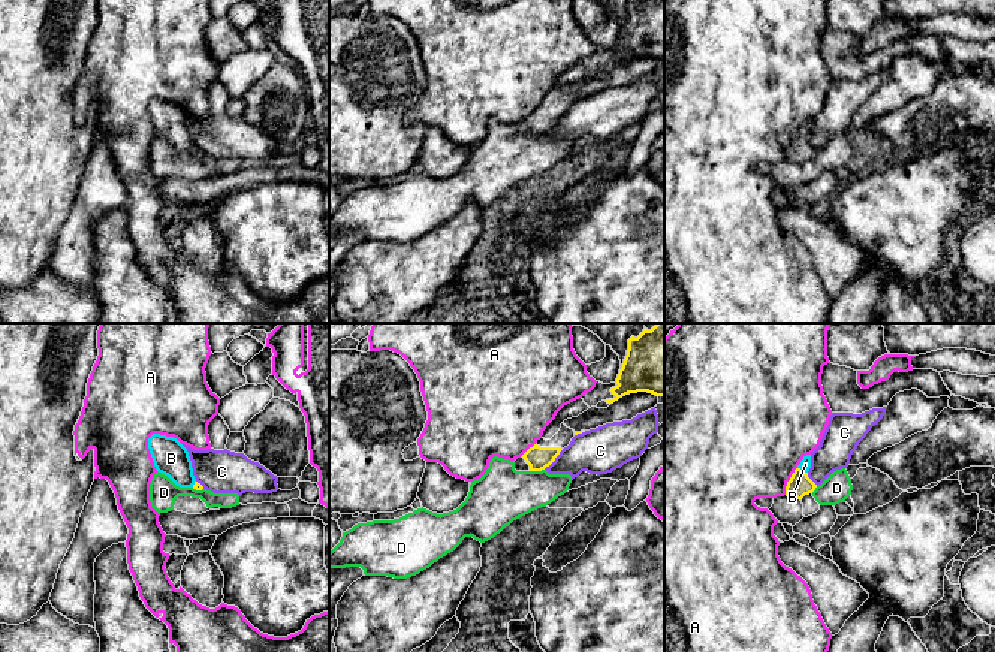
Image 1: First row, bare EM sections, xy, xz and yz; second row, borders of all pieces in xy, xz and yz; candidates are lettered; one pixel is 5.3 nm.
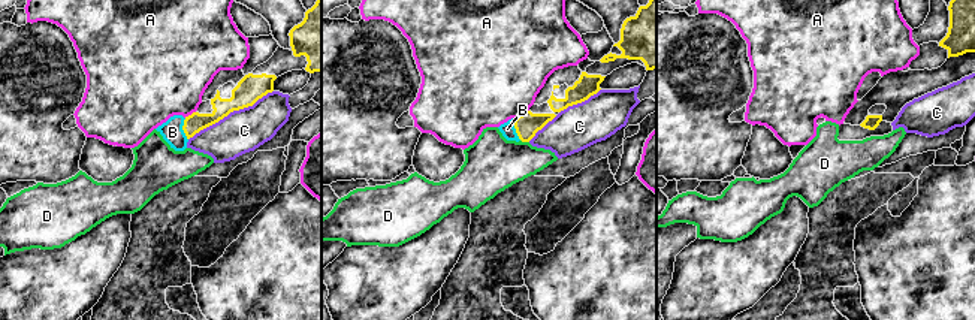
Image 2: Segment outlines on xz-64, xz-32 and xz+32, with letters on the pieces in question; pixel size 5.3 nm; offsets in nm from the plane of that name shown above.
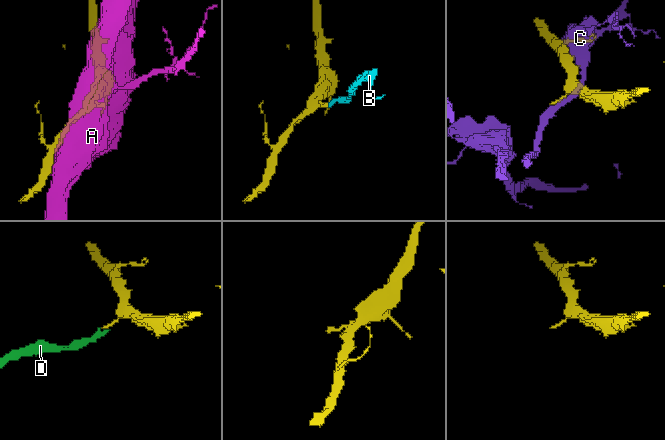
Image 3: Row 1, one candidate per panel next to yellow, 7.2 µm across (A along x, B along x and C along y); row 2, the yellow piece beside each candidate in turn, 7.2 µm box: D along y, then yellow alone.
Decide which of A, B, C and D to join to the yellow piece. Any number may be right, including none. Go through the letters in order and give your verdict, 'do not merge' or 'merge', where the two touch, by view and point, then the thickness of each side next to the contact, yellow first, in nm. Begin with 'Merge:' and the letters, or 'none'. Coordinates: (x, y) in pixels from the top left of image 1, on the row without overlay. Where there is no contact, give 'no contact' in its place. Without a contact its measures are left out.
Merge: B
A: do not merge; meets yellow in yz at (789, 145); 130 nm thick on the yellow side, 480 nm on the other
B: merge; meets yellow in yz at (802, 135); 130 nm thick on the yellow side, 60 nm on the other
C: do not merge; meets yellow in xz at (554, 124); 120 nm thick on the yellow side, 240 nm on the other
D: do not merge; meets yellow in xz at (536, 135); 120 nm thick on the yellow side, 300 nm on the other

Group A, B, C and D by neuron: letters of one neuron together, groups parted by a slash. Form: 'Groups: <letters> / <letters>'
Groups: A / B / C / D

